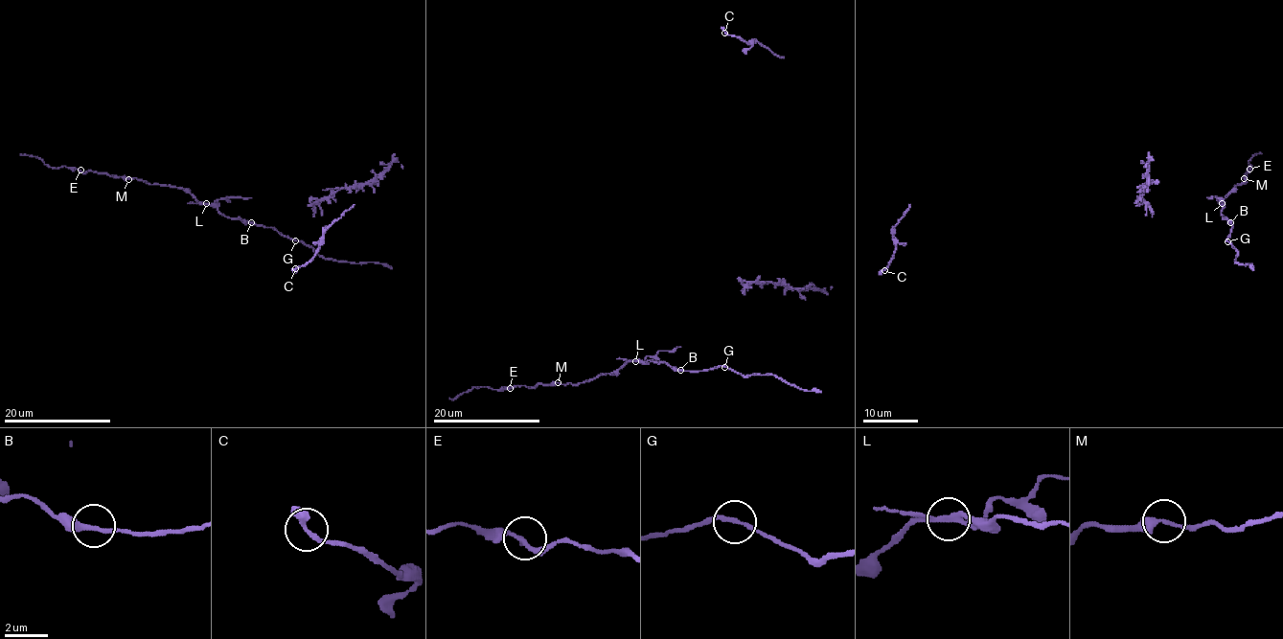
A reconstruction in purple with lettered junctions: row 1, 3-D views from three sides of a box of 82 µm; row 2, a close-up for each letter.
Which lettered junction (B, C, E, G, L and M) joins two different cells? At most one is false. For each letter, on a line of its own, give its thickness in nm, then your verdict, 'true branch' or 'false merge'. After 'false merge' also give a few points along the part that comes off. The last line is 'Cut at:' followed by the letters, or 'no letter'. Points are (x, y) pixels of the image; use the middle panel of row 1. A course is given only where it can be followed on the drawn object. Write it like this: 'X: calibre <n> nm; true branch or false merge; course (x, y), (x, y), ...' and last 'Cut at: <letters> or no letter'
B: calibre 260 nm; true branch
C: calibre 320 nm; true branch
E: calibre 240 nm; true branch
G: calibre 180 nm; true branch
L: calibre 240 nm; false merge; course (635, 361), (643, 363), (647, 356), (680, 347)
M: calibre 320 nm; true branch
Cut at: L

